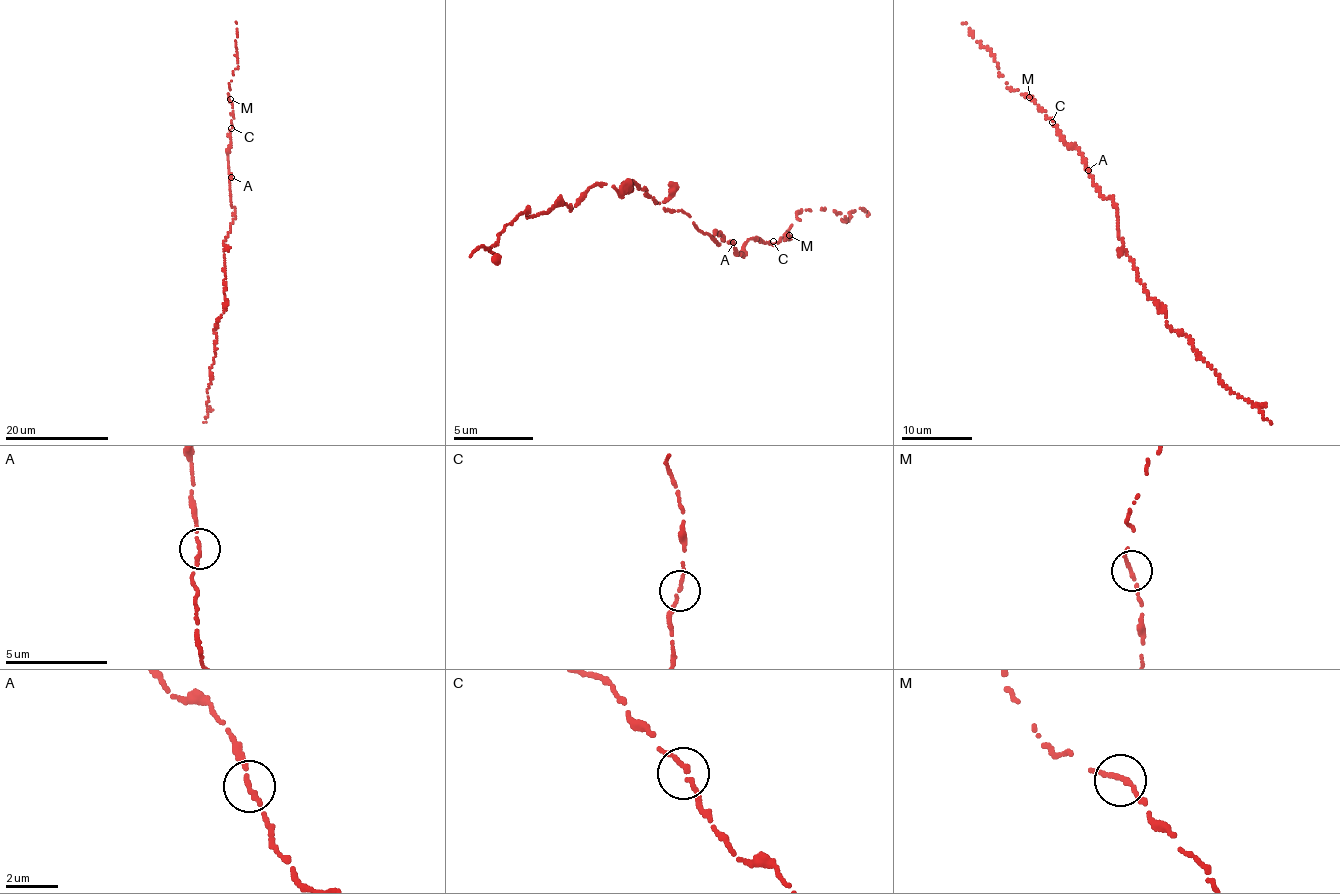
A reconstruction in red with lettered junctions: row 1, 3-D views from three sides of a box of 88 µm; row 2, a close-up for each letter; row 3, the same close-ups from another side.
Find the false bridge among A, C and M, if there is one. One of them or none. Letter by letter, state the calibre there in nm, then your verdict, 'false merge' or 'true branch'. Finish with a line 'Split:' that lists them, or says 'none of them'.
A: 190 nm | true branch
C: 170 nm | true branch
M: 200 nm | true branch
Split: none of them

